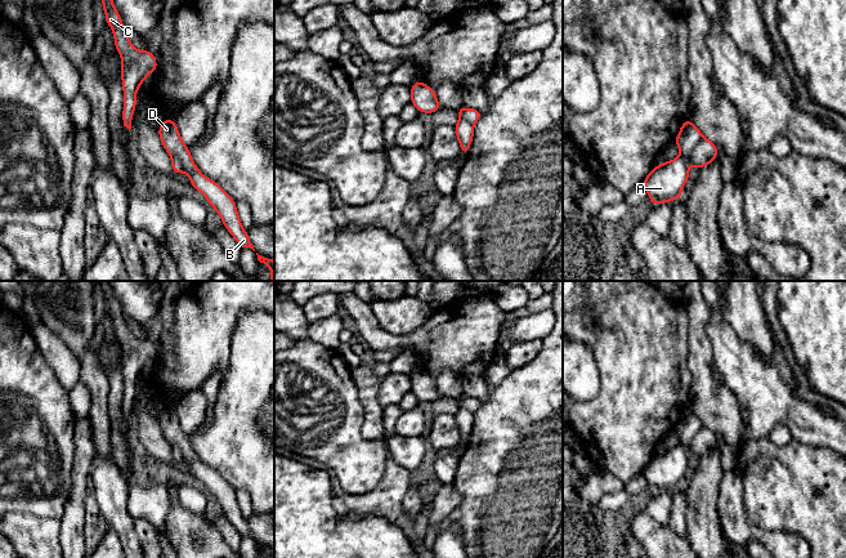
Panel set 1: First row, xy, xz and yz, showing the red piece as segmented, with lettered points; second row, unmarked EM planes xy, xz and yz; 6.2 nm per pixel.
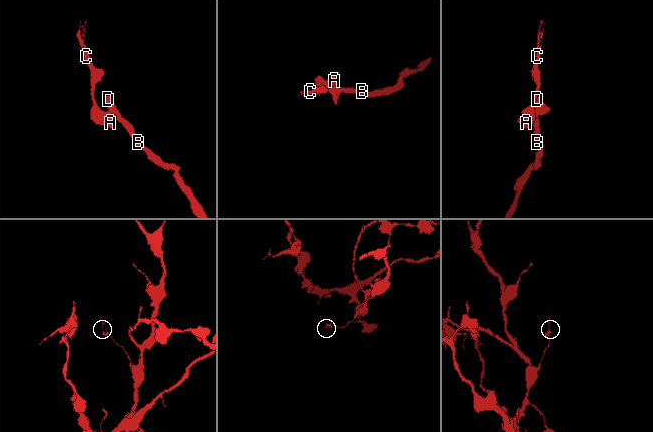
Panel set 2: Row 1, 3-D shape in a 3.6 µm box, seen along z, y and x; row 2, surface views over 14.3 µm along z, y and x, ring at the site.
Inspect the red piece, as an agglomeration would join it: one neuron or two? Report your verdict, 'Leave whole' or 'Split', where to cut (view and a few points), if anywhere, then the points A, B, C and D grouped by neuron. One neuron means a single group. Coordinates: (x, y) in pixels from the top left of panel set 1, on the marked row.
Split. Split along yz (703, 138), (686, 157), (680, 156). Groups: A C / B D

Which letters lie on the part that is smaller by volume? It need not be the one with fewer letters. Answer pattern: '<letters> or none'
A, C

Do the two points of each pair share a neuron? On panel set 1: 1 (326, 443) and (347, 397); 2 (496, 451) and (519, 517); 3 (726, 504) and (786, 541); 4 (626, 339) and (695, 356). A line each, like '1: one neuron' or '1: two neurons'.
1: one neuron
2: one neuron
3: one neuron
4: two neurons

